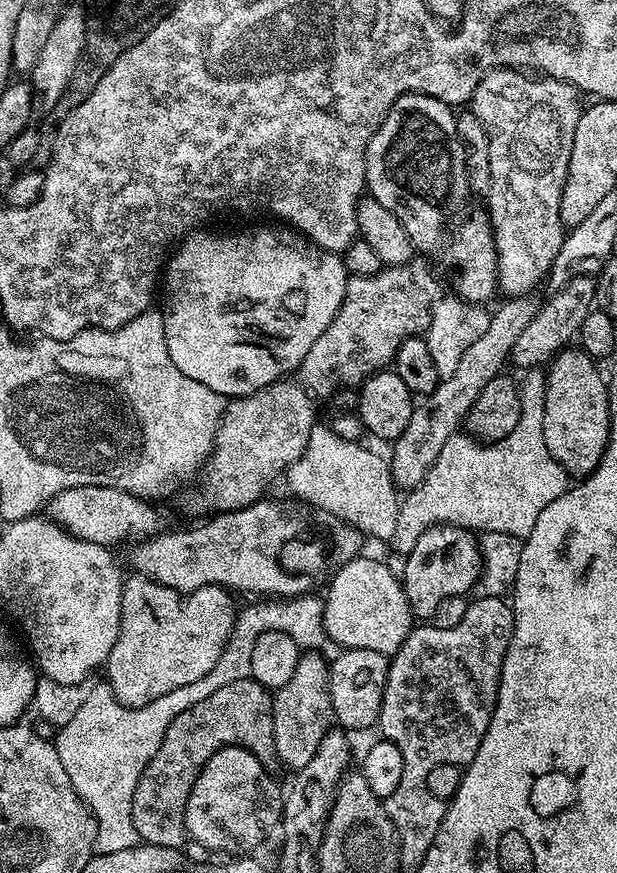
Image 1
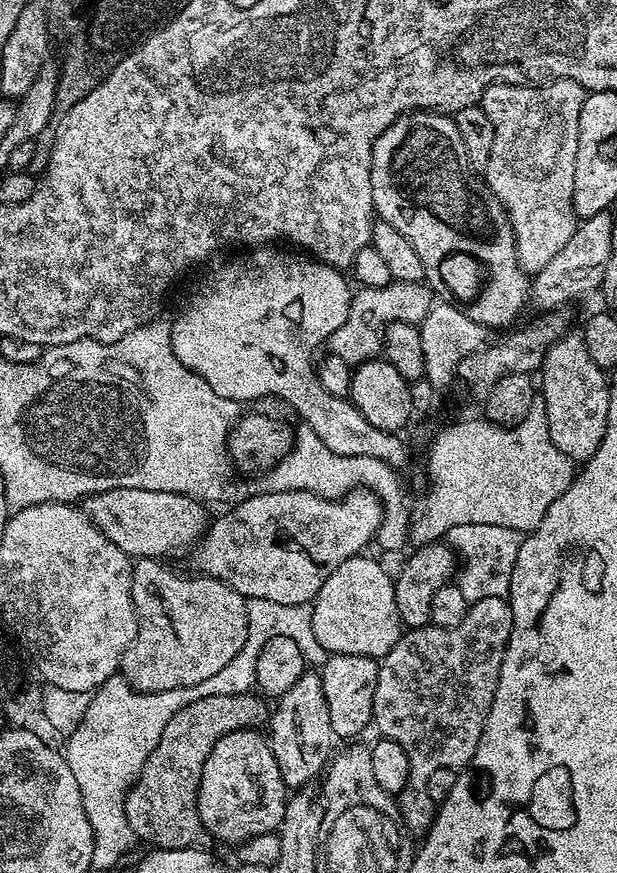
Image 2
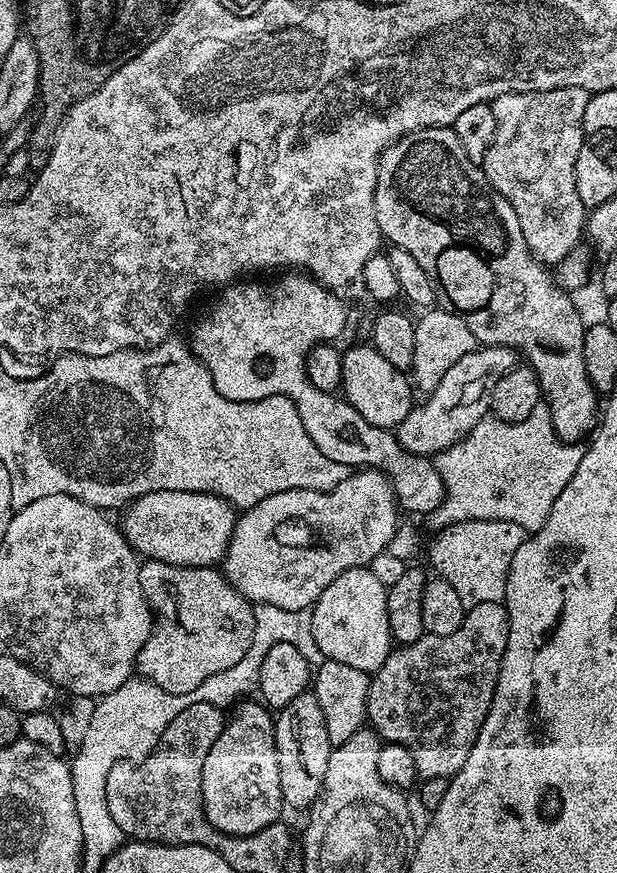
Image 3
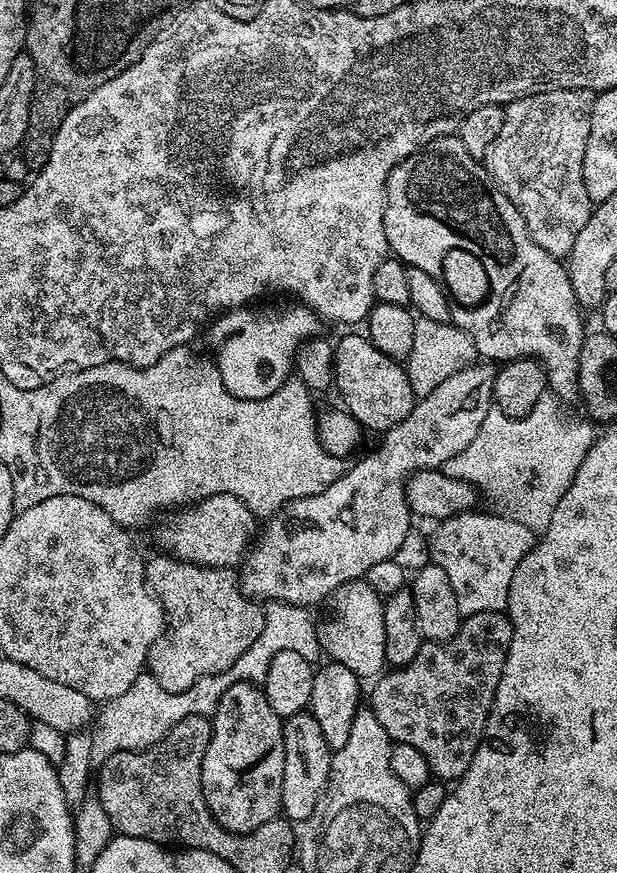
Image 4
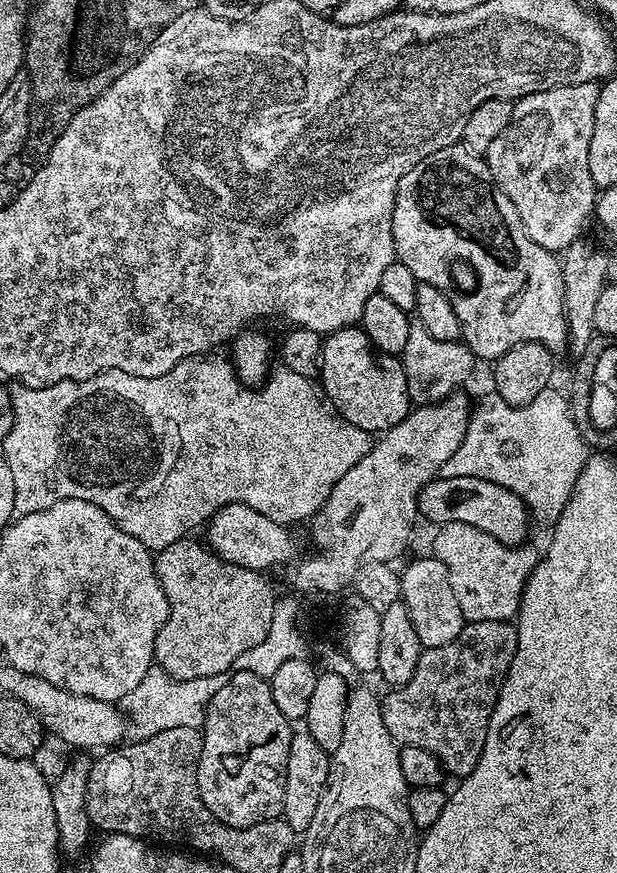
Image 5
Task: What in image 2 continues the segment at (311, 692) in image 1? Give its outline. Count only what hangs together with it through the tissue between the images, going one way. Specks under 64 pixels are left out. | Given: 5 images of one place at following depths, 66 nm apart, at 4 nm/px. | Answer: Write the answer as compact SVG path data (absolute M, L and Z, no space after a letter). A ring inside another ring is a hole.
M304 671L302 678L298 678L298 682L294 682L294 686L290 686L290 690L286 690L286 694L282 694L275 704L270 712L270 743L274 762L278 762L284 785L290 790L300 790L327 769L334 755L330 709L326 707L326 694L322 694L319 671Z

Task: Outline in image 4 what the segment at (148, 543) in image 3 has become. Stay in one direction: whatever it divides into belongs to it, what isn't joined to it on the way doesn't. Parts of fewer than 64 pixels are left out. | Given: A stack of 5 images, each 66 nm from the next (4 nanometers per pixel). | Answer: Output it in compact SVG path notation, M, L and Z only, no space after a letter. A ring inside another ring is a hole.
M214 494L191 506L173 511L160 528L160 544L165 553L207 568L235 569L243 561L258 532L258 518L234 494Z

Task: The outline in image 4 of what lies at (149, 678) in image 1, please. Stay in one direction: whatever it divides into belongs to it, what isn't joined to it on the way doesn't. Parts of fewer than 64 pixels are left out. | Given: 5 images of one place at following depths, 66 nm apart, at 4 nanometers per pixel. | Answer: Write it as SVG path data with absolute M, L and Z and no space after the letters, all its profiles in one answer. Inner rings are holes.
M159 554L160 556L148 556L144 565L144 579L148 581L148 587L152 589L152 592L156 595L160 605L163 606L166 613L166 627L163 632L160 633L160 637L154 642L154 646L148 652L148 663L146 665L147 671L152 674L154 678L158 680L168 691L172 692L184 692L188 687L194 686L199 679L202 679L206 675L217 675L220 671L226 670L228 667L234 666L246 650L250 649L250 646L254 646L254 642L258 640L258 634L261 634L264 618L264 609L253 597L247 596L244 589L240 586L237 573L230 568L207 568L206 566L198 566L197 564L191 564L185 560L177 560L174 556L167 554Z

